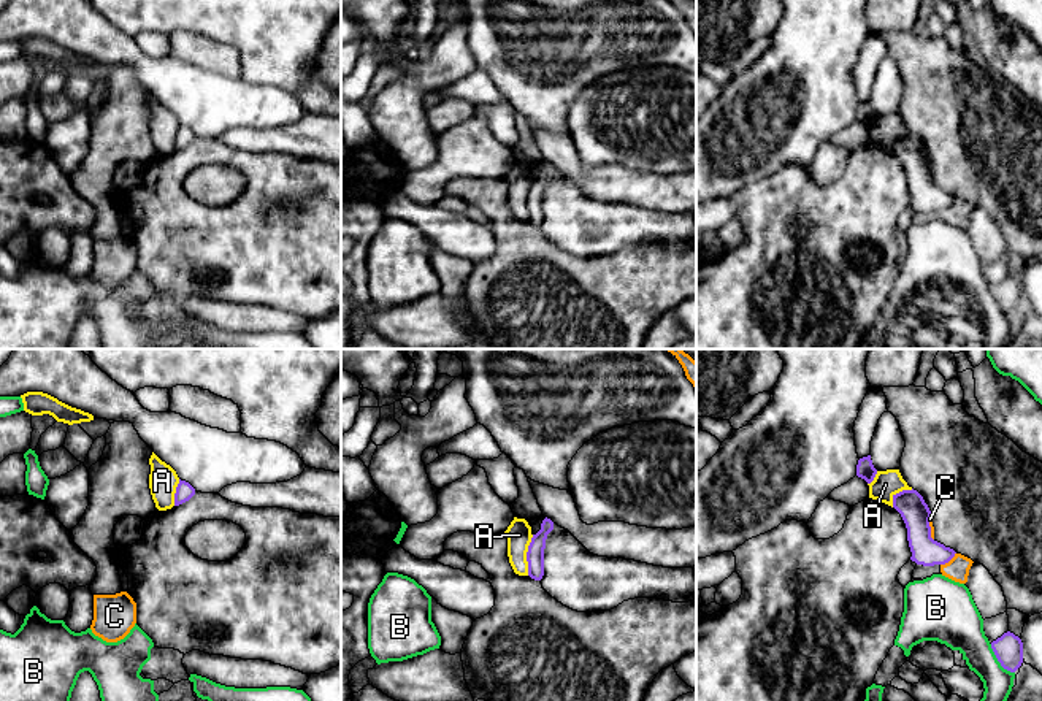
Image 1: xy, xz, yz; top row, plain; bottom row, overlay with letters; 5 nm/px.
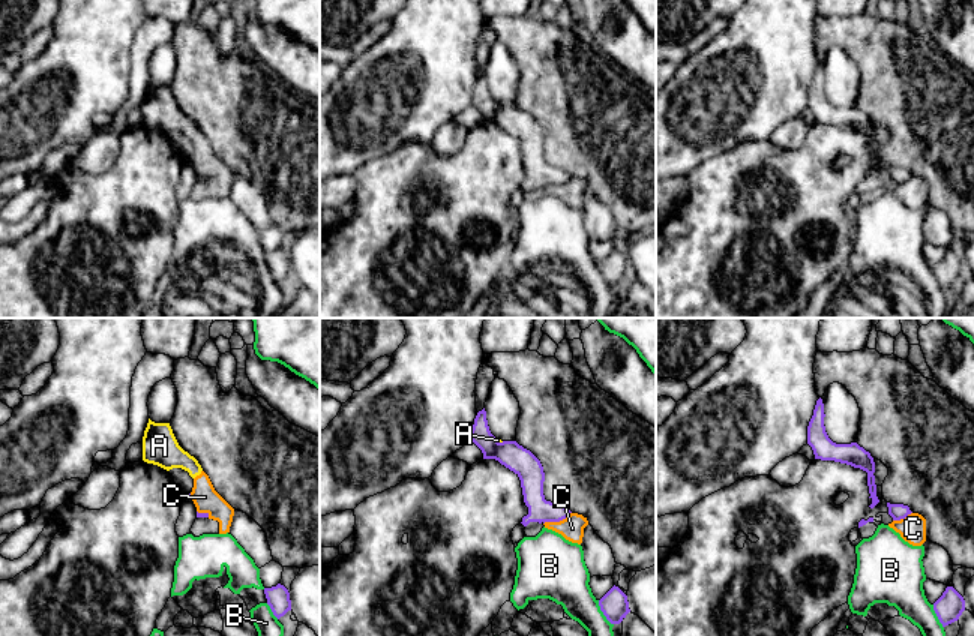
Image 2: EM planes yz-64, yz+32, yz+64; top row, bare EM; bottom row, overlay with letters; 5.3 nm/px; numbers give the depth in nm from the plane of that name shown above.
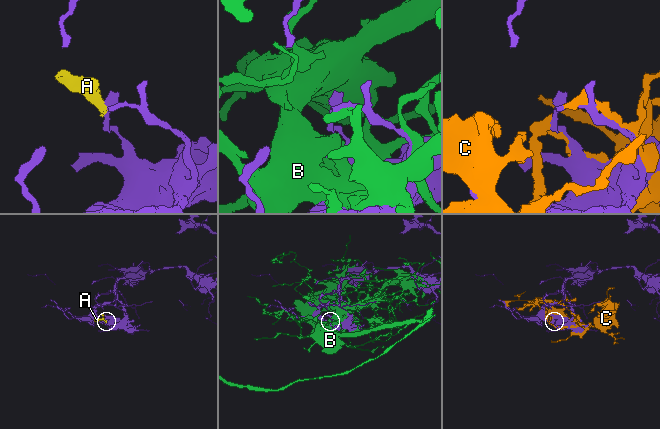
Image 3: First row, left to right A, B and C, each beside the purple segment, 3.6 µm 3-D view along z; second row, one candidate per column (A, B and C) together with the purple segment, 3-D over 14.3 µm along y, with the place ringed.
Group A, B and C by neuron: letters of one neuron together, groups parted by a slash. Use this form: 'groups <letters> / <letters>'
groups A C / B

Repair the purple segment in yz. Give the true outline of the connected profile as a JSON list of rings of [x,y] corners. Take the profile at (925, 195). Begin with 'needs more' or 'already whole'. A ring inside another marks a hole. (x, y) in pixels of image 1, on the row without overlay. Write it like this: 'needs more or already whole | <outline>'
already whole | [[[902,135],[893,140],[893,152],[901,159],[907,186],[912,197],[910,205],[917,209],[945,209],[955,201],[955,195],[931,182],[931,155],[917,135]]]

